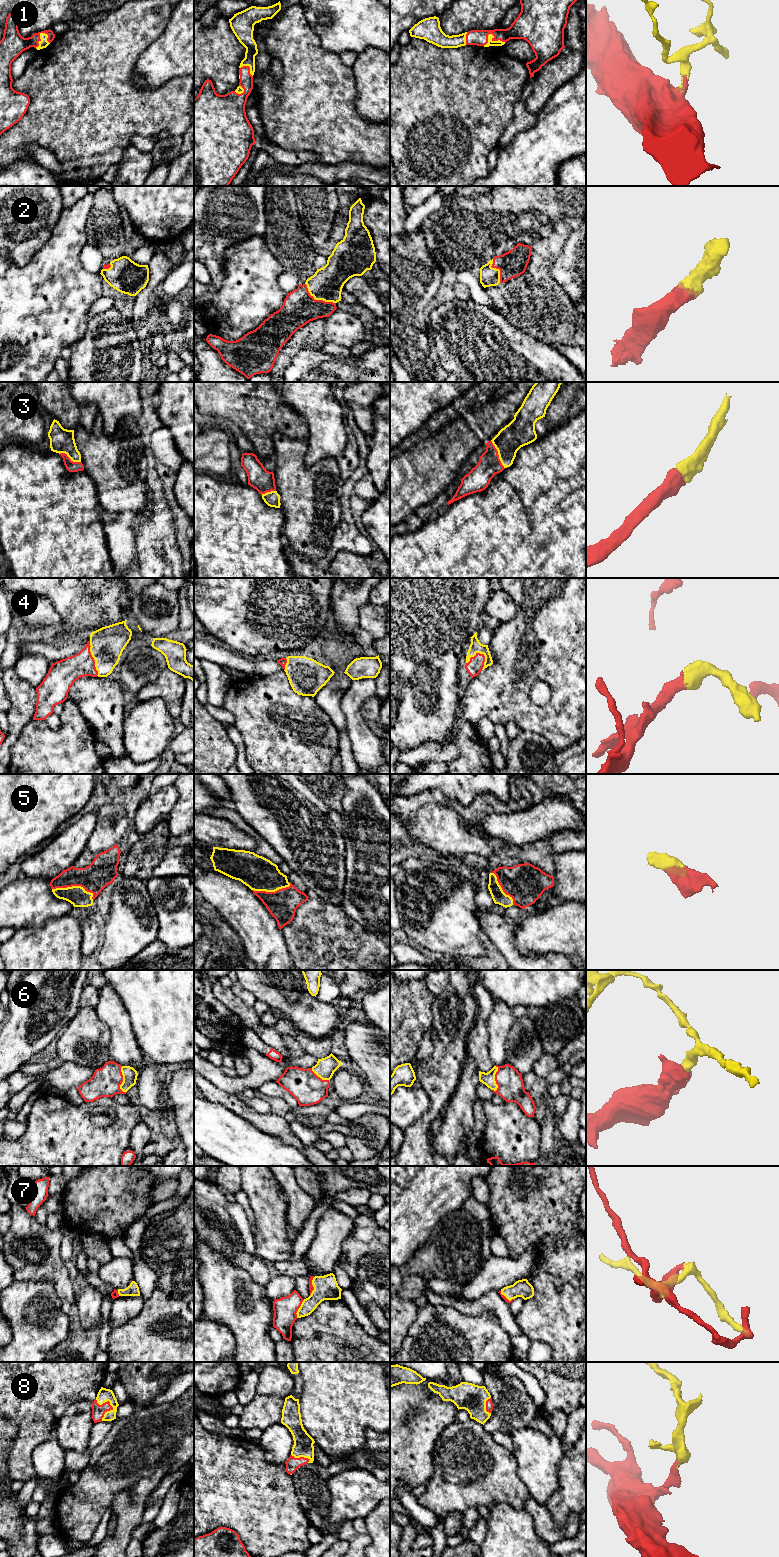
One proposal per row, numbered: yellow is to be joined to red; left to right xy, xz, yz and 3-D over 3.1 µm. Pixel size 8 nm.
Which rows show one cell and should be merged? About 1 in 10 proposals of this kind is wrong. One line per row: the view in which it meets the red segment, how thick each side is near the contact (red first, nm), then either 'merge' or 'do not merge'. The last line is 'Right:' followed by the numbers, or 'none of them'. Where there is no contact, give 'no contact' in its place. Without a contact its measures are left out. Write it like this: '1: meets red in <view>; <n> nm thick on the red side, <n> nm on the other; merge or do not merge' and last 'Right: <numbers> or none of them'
1: meets red in yz; 190 nm thick on the red side, 50 nm on the other; merge
2: meets red in xz; 280 nm thick on the red side, 260 nm on the other; merge
3: meets red in yz; 180 nm thick on the red side, 220 nm on the other; merge
4: meets red in yz; 120 nm thick on the red side, 100 nm on the other; merge
5: meets red in xy; 220 nm thick on the red side, 160 nm on the other; merge
6: meets red in yz; 200 nm thick on the red side, 100 nm on the other; merge
7: meets red in xz; 50 nm thick on the red side, 190 nm on the other; merge
8: meets red in xy; 110 nm thick on the red side, 110 nm on the other; merge
Right: 1, 2, 3, 4, 5, 6, 7, 8

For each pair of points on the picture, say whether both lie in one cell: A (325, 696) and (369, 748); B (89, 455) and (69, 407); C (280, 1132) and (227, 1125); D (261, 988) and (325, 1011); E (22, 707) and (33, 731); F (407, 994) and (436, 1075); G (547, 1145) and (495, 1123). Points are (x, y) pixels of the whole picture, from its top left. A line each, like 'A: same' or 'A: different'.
A: different
B: different
C: different
D: same
E: different
F: different
G: different

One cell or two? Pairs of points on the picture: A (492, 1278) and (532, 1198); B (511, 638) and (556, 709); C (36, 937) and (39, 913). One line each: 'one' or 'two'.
A: two
B: one
C: two

